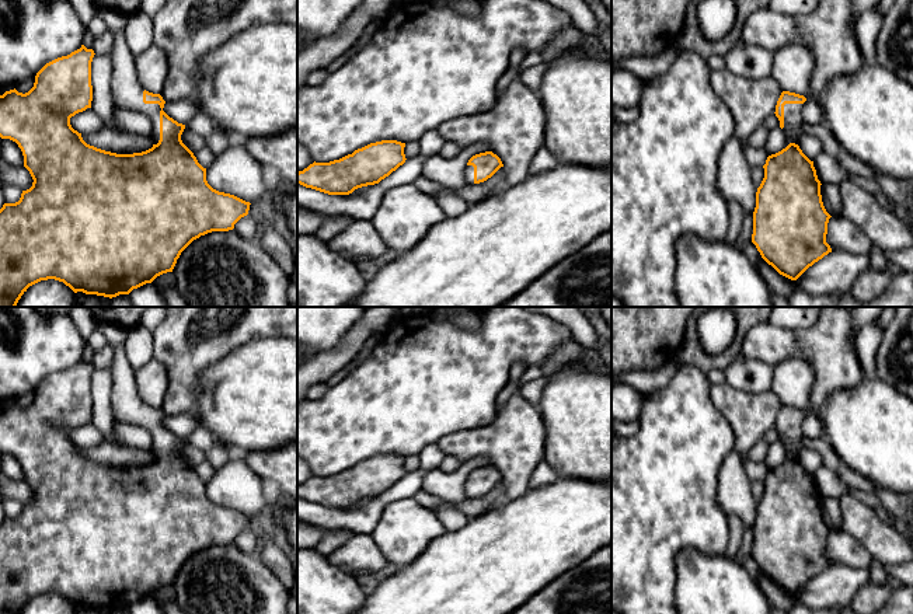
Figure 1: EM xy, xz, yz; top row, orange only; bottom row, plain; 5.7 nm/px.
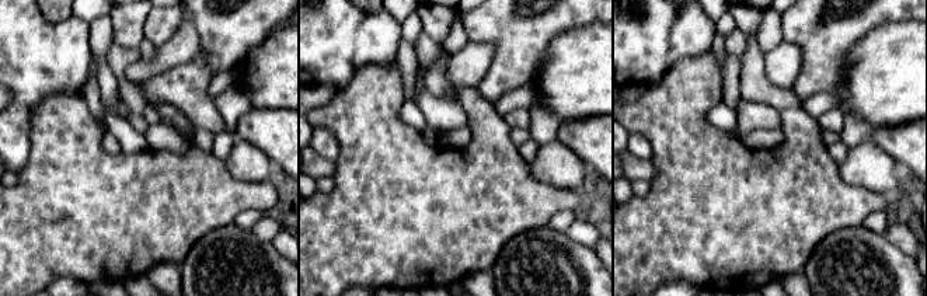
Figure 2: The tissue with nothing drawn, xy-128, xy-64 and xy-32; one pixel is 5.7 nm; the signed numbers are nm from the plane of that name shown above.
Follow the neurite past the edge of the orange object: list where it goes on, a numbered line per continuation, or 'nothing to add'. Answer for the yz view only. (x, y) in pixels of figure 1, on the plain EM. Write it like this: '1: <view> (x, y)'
1: yz (793, 433)

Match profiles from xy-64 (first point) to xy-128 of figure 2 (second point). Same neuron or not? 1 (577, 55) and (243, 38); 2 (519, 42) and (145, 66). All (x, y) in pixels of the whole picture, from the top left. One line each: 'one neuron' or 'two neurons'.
1: two neurons
2: two neurons

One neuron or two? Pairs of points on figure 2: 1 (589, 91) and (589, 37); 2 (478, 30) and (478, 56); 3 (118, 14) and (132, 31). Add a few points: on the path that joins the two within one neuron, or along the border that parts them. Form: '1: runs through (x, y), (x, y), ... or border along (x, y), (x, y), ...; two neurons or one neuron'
1: runs through (589, 77), (589, 51); one neuron
2: border along (469, 41), (491, 45), (492, 61), (484, 73); two neurons
3: runs through (122, 18), (128, 27); one neuron

